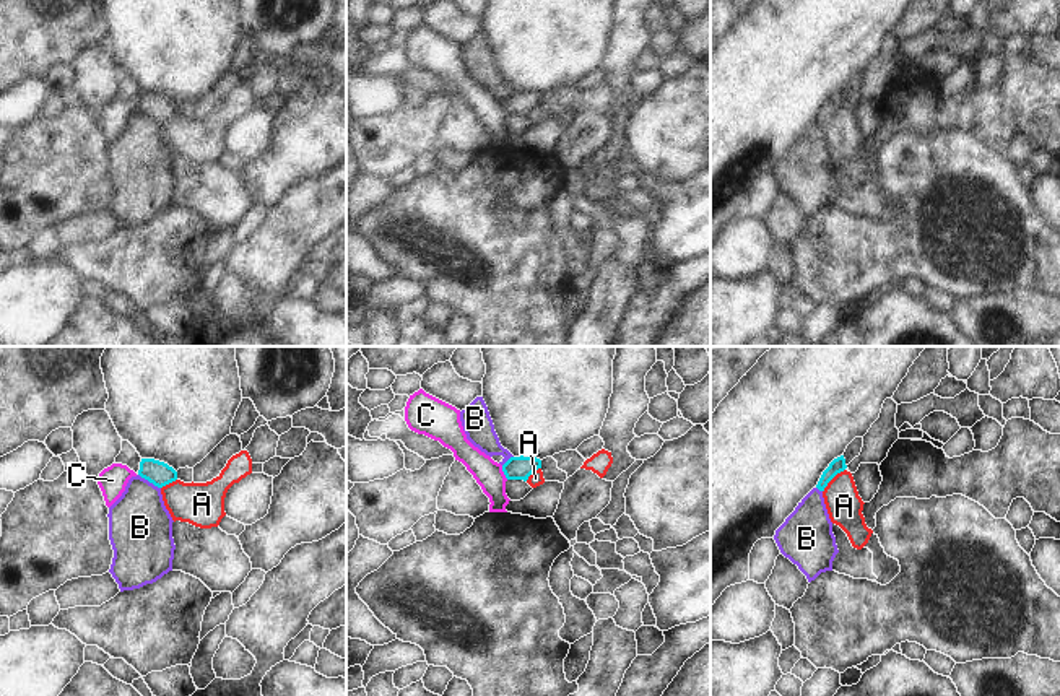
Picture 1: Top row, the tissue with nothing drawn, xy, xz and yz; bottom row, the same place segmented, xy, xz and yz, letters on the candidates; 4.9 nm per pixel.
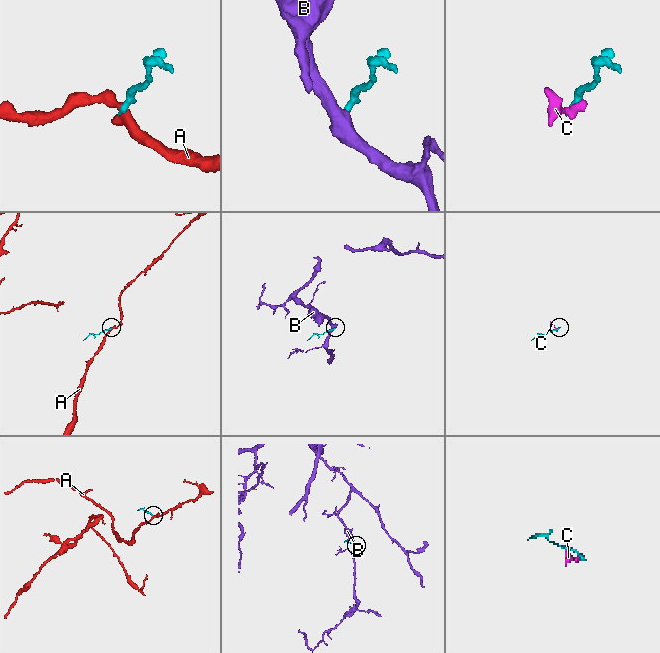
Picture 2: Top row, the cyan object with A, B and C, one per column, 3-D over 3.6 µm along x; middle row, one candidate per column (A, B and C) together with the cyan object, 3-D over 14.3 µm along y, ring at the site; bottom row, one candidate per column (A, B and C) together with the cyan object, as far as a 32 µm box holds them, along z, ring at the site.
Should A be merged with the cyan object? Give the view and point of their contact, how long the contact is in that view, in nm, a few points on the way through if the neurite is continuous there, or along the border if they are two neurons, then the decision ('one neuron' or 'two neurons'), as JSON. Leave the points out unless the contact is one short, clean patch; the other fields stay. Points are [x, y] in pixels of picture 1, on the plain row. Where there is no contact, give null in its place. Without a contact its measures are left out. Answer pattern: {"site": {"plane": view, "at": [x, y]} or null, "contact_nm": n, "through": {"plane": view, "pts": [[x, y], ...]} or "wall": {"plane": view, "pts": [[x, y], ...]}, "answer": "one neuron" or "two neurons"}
{"site": {"plane": "yz", "at": [831, 114]}, "contact_nm": 160, "wall": {"plane": "yz", "pts": [[844, 104], [823, 127]]}, "answer": "two neurons"}

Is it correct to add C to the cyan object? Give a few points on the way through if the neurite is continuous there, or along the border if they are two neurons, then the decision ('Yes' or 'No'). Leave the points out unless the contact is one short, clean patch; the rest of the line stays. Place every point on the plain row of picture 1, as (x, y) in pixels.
Boundary: xz (501, 101), (508, 114). No

